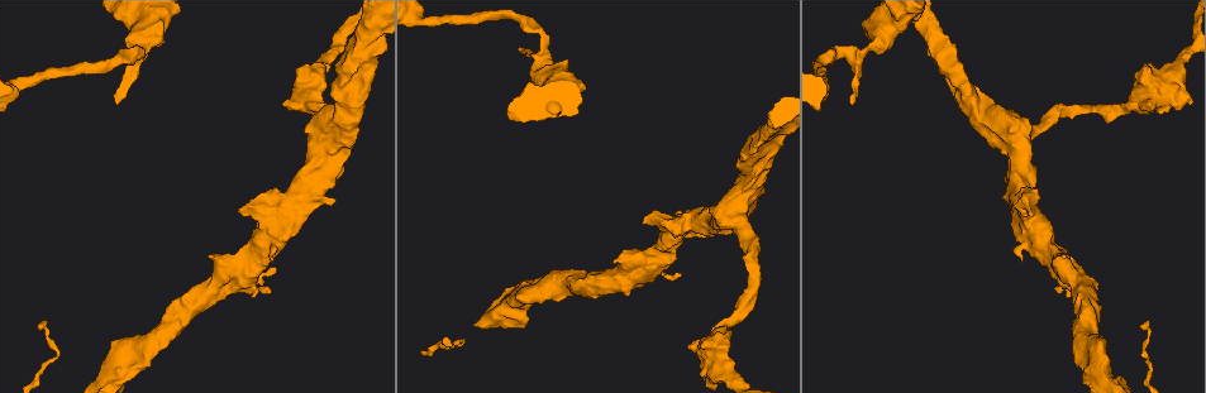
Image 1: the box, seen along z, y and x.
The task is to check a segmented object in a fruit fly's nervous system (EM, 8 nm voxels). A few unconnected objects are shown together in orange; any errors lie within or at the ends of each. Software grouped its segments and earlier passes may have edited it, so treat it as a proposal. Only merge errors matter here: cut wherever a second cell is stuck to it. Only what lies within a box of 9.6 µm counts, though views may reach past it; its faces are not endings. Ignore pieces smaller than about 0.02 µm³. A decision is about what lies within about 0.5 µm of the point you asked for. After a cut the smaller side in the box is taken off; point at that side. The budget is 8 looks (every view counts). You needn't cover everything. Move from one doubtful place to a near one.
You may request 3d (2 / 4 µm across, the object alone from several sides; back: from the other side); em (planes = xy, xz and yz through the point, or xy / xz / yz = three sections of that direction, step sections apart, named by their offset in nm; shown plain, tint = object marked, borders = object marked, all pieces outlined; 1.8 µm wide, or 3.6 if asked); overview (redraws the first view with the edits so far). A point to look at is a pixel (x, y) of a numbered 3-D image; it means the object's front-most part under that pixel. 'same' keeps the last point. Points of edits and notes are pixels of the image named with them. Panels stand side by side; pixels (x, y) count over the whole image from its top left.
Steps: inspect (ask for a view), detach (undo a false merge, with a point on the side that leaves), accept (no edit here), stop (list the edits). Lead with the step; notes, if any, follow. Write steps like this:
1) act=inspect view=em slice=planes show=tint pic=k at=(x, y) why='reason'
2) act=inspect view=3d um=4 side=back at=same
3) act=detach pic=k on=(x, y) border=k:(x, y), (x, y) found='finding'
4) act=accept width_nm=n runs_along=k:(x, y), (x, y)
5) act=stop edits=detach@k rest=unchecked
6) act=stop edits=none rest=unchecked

act=inspect view=em um=3.6 slice=planes show=tint pic=1 at=(286, 218) why='looks like a crossing'

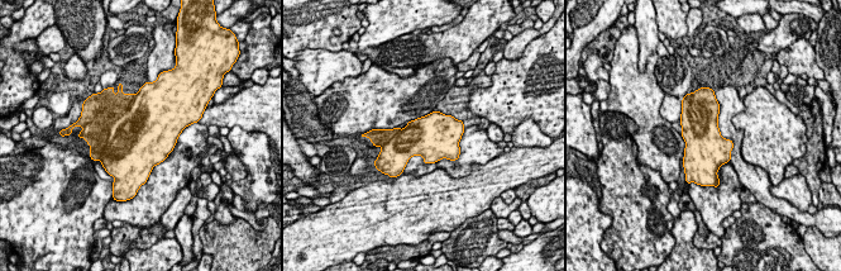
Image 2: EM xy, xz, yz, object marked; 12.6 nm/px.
act=accept found='one cell here'

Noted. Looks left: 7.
act=inspect view=3d um=4 pic=1 at=(357, 57) why='closes a loop'

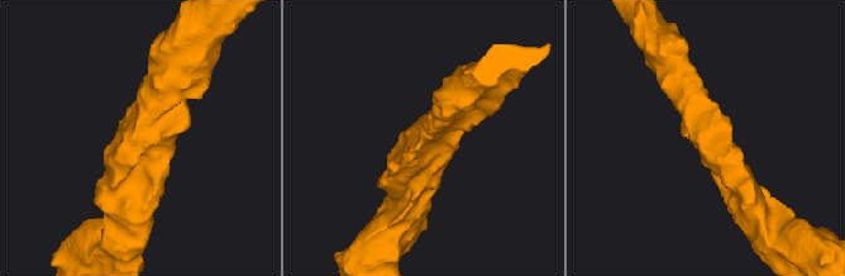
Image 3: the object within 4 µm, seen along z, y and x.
act=inspect view=em um=3.6 slice=planes show=tint pic=3 at=(702, 133) why='now the EM'

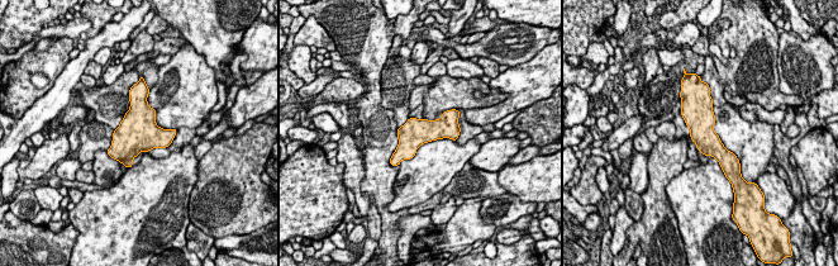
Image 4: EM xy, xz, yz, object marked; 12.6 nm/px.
act=accept runs_along=4:(455, 122), (423, 131), (395, 158) found='one cell here'

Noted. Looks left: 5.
act=inspect view=3d um=4 pic=1 at=(541, 55) why='abrupt turn'

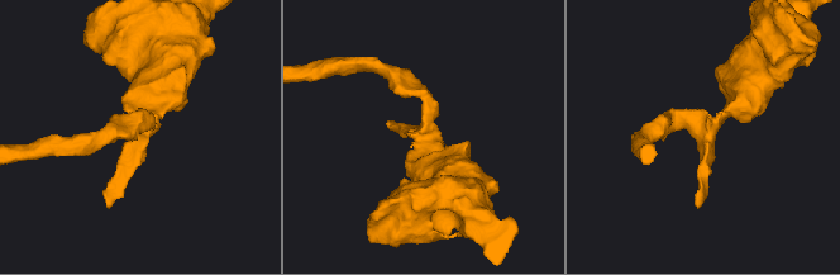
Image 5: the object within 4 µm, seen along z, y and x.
act=inspect view=em slice=planes show=plain pic=5 at=(145, 125)

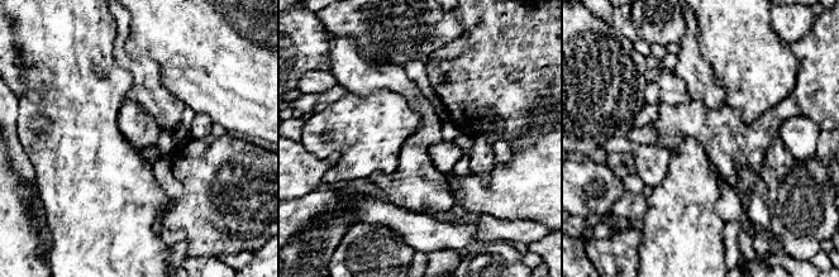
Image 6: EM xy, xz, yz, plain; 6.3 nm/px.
act=inspect view=em slice=planes show=tint at=same why='where the object lies'

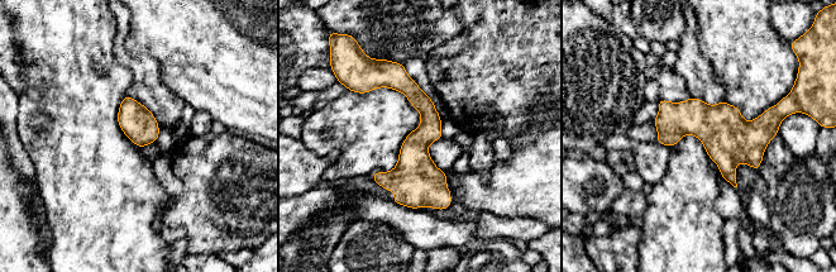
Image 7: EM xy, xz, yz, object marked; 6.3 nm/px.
act=accept width_nm=200 runs_along=7:(381, 70), (426, 108), (420, 179), (444, 205) found='continuous, no second cell'

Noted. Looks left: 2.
act=stop edits=none rest=unchecked

